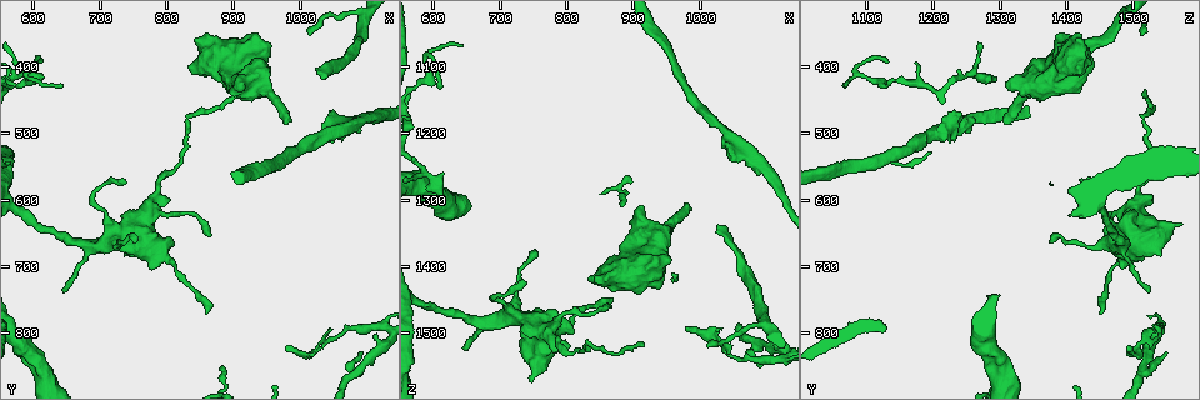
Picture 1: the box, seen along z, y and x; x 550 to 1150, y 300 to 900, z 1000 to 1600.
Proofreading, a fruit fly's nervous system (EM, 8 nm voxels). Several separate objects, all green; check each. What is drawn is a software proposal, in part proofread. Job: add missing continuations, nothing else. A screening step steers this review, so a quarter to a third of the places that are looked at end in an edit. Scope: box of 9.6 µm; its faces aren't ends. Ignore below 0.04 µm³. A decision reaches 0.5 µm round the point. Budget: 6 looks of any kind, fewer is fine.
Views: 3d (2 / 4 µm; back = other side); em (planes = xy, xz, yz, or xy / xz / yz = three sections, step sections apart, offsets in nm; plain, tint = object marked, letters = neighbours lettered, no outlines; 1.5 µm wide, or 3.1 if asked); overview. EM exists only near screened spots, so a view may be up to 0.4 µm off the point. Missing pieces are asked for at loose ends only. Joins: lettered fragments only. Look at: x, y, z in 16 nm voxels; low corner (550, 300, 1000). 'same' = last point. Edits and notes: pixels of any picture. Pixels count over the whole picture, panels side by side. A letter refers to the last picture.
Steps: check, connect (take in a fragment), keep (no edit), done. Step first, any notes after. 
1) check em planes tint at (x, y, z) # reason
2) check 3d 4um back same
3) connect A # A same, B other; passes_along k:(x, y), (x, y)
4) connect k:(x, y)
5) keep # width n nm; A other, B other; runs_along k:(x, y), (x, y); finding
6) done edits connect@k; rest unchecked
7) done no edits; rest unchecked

check em xy step 8 letters at (1030, 410, 1335) # tapers out

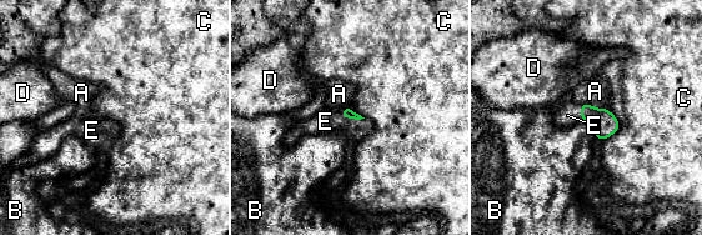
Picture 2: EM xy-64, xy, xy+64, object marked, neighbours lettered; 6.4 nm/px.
connect E # longest_contact C 220 nm; A other, B other, C other, D other, E same; passes_along 2:(347, 113), (350, 116), (327, 120); the cell continues

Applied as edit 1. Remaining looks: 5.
check overview # redraw

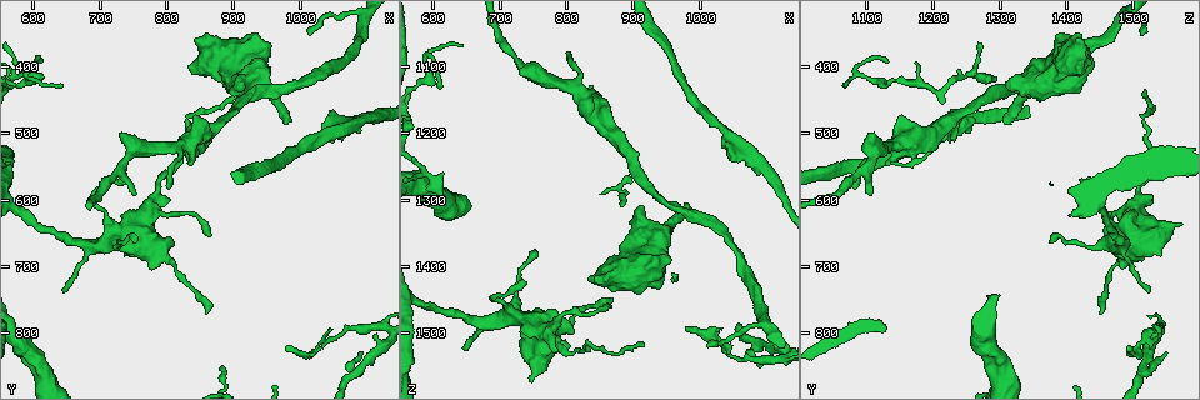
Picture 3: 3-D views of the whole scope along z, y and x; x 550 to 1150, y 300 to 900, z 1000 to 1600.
check em planes tint at (1095, 825, 1550)

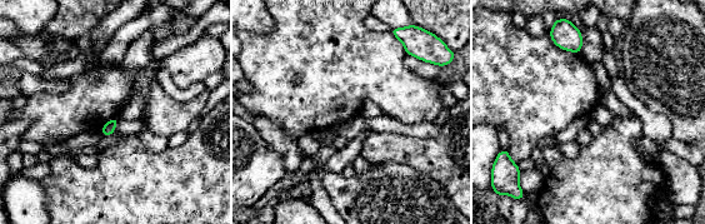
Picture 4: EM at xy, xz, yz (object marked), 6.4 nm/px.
check em planes letters same

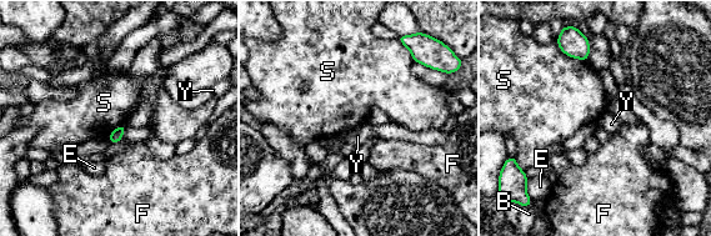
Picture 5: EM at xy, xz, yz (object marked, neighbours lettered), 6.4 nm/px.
keep # longest_contact S 240 nm; B other, E other, F other, S other, Y other; border 5:(556, 44), (569, 56), (586, 61); none of them fits

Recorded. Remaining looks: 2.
check em planes letters at (645, 735, 1525)

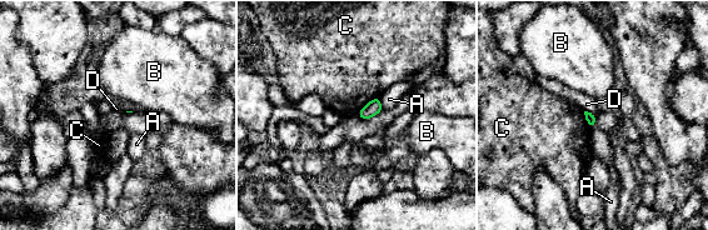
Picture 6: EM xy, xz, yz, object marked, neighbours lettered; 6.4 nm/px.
keep # A other, B other, C other, D other; border 6:(584, 110), (594, 114); no lettered fragment goes on from it

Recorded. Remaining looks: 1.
done edits connect@2; rest unchecked

